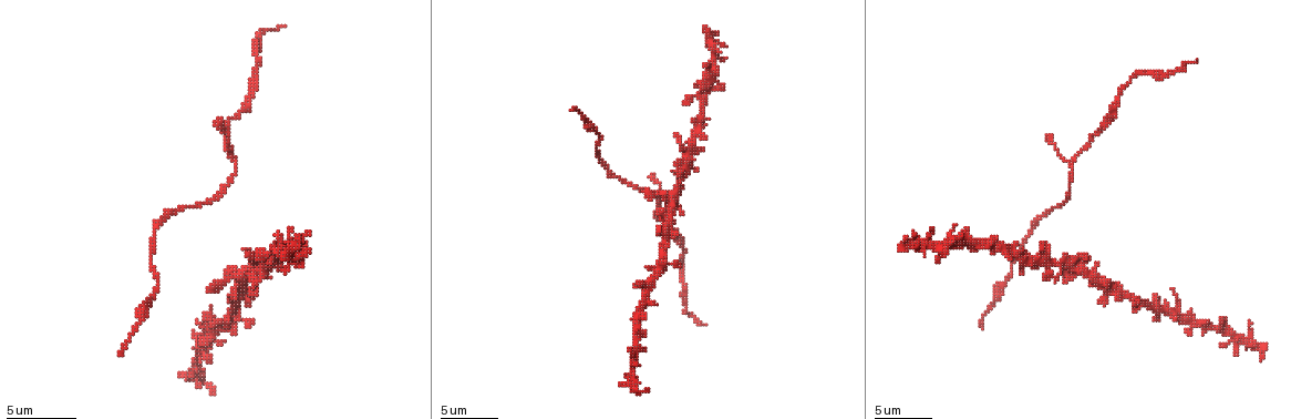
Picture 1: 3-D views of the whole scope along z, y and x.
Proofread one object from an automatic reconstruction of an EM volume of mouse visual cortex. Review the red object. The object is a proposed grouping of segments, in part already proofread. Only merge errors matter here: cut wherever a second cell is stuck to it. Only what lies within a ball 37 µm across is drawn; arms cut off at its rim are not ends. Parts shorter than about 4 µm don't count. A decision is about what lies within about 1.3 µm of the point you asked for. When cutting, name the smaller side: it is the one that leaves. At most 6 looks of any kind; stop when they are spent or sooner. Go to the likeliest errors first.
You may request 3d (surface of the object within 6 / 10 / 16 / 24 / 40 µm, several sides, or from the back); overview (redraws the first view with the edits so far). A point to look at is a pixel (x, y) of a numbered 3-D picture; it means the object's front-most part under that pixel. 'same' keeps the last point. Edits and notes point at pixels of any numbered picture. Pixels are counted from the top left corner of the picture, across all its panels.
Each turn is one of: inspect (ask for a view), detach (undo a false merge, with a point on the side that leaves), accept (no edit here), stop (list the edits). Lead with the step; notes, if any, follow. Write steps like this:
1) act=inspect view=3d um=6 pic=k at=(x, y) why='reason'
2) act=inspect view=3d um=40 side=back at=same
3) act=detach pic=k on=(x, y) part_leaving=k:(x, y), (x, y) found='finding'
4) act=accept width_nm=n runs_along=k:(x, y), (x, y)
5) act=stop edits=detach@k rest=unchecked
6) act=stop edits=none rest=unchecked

act=inspect view=3d um=6 pic=1 at=(596, 132) why='calibre changes'

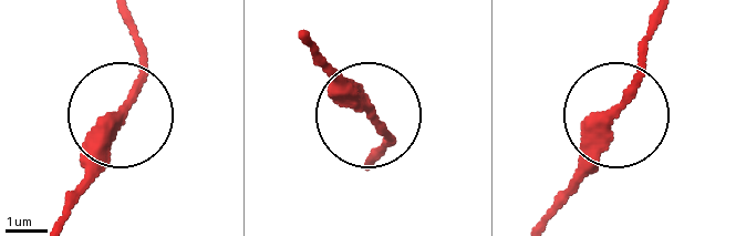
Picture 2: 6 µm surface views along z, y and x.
act=accept found='continuous, no second cell'

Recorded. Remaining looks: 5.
act=inspect view=3d um=16 pic=1 at=(707, 74) why='thin neck'

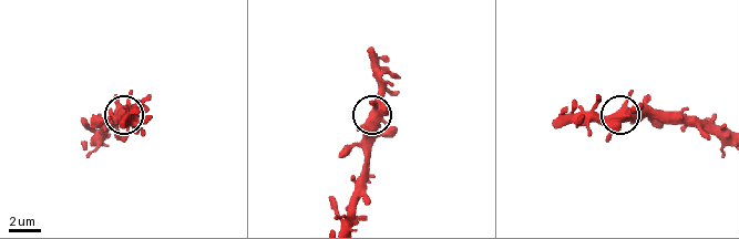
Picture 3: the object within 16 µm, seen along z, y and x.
act=inspect view=3d um=6 pic=3 at=(372, 115) why='zoom in'

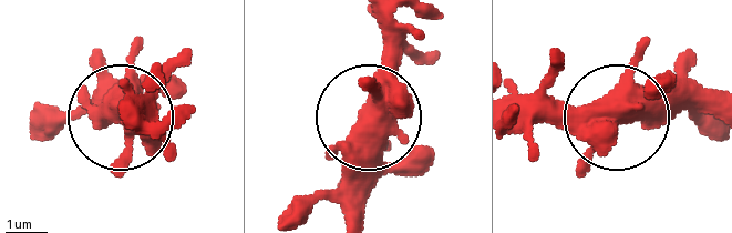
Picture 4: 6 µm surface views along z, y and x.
act=accept runs_along=4:(344, 214), (388, 12) found='continuous, no second cell'

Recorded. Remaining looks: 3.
act=inspect view=3d um=10 pic=1 at=(1146, 302)

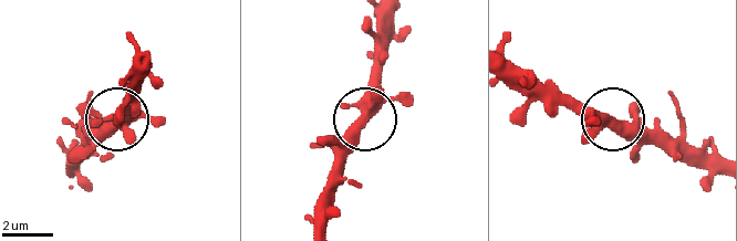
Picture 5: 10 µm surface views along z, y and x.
act=accept runs_along=5:(508, 65), (610, 119), (635, 124), (652, 138) found='all the same cell'

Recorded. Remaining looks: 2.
act=stop edits=none rest=unchecked

